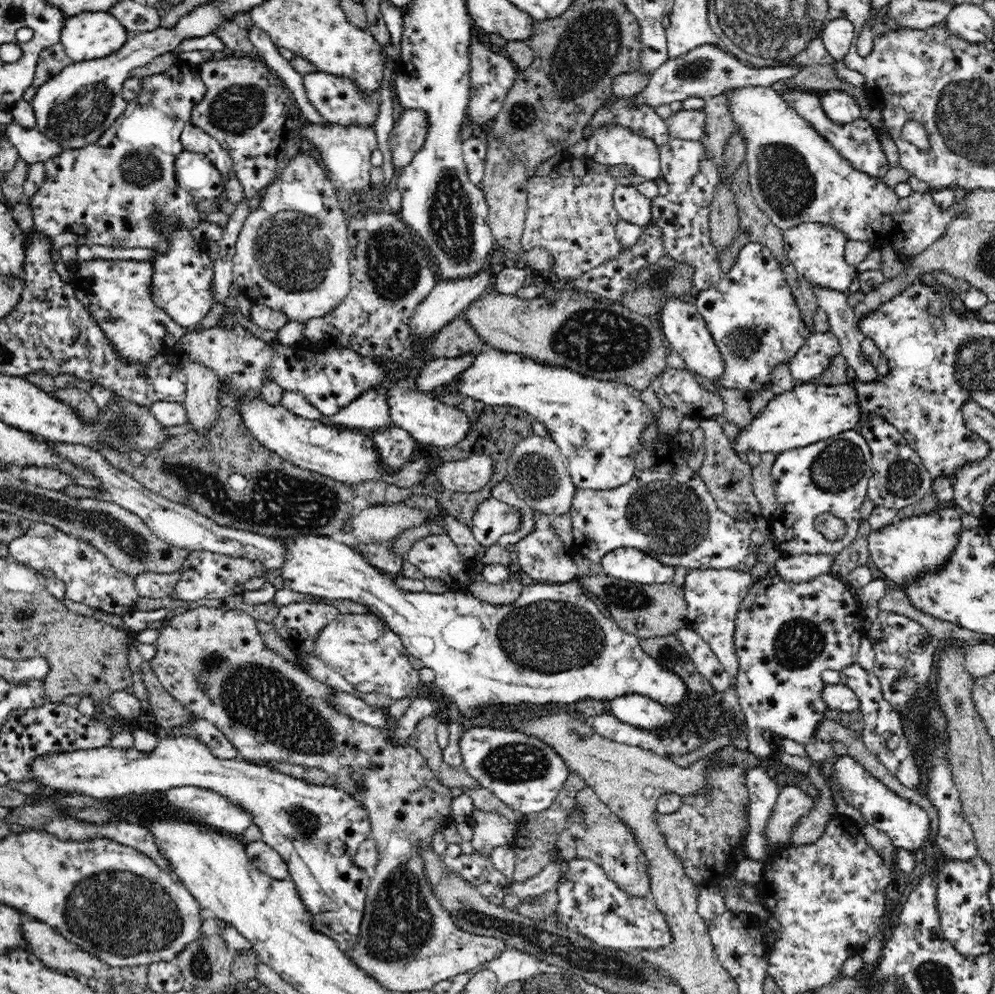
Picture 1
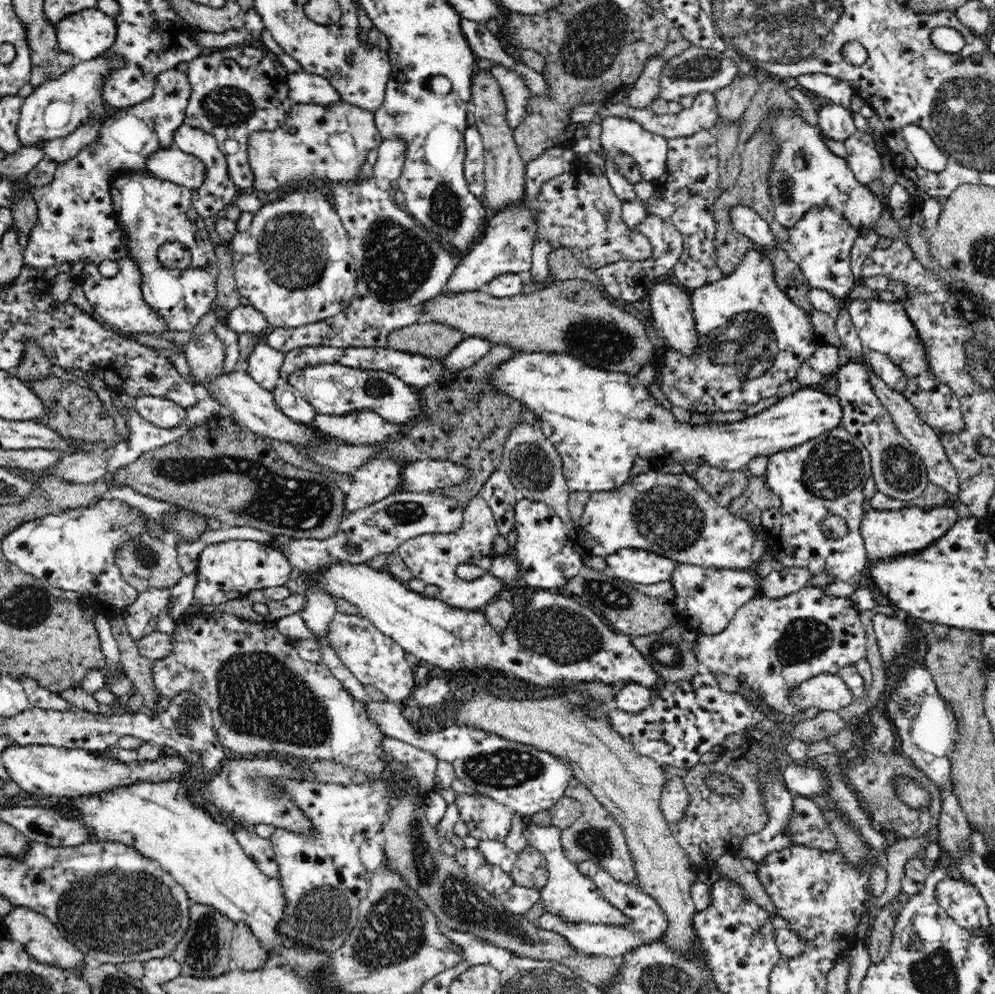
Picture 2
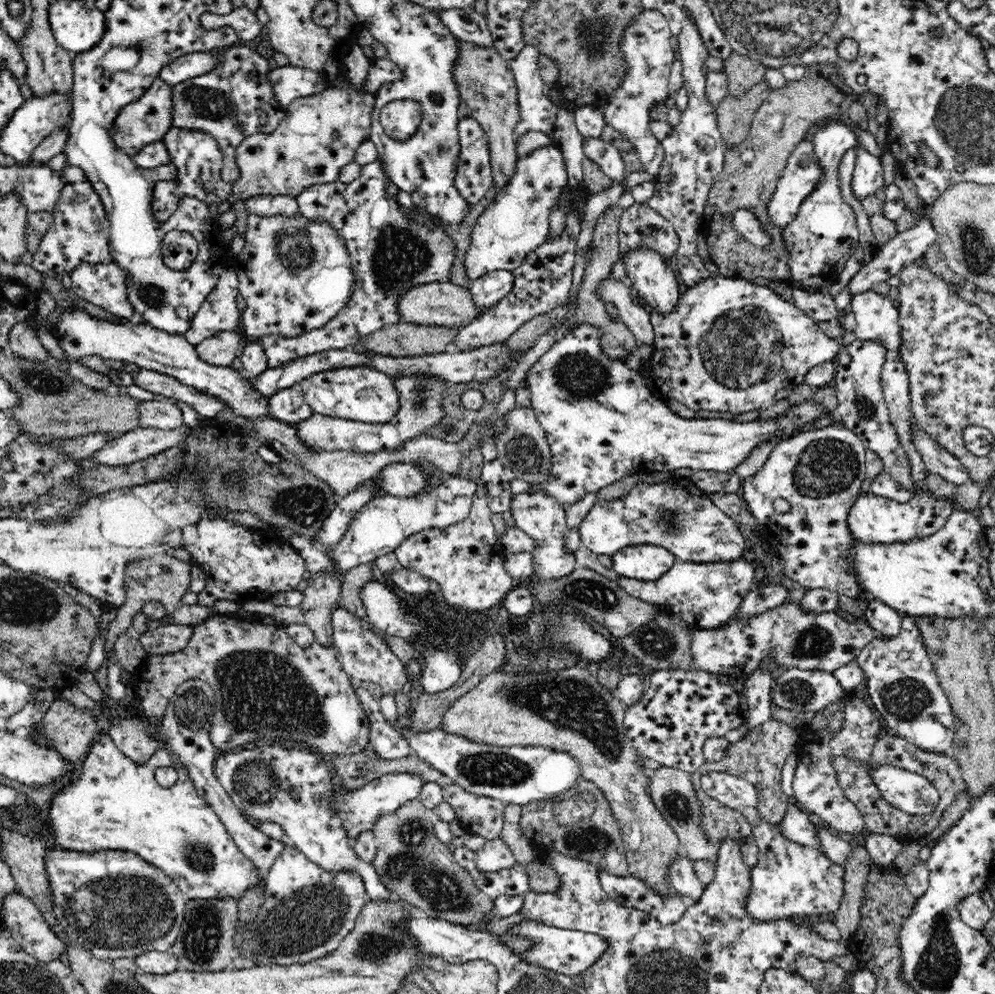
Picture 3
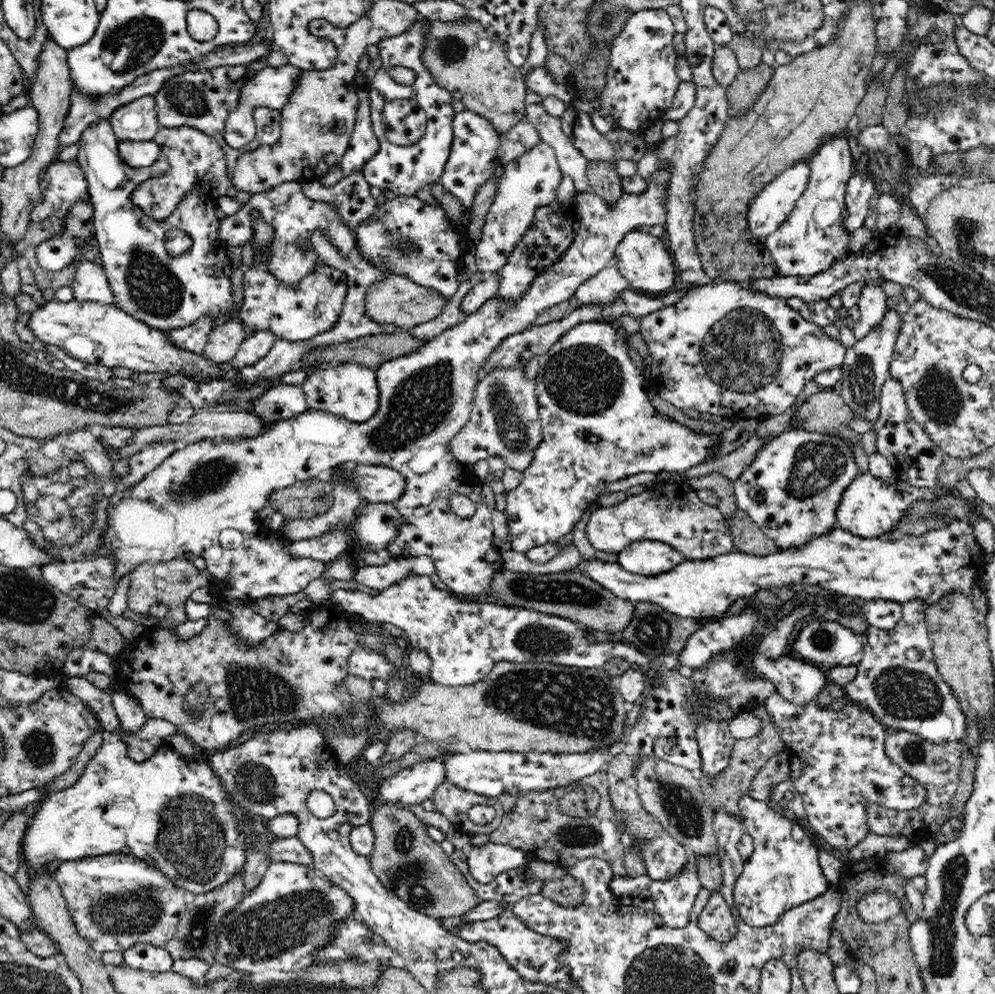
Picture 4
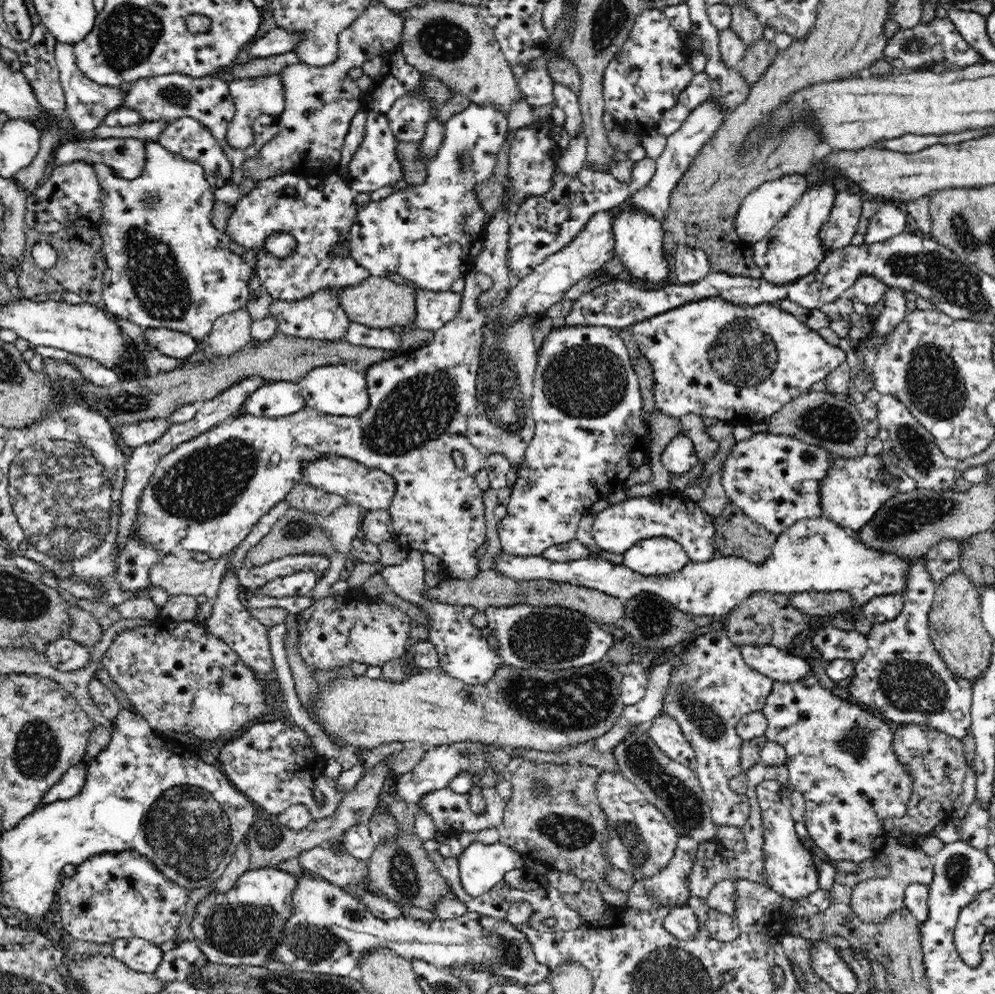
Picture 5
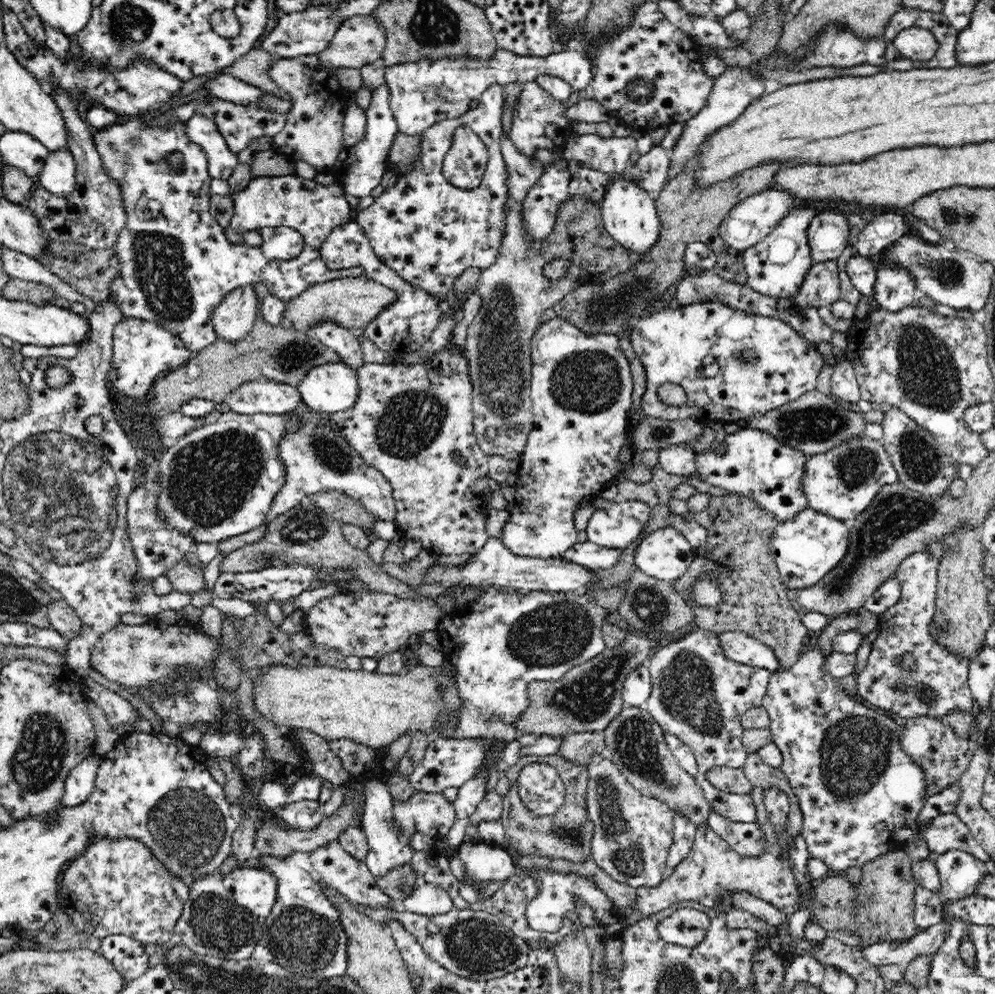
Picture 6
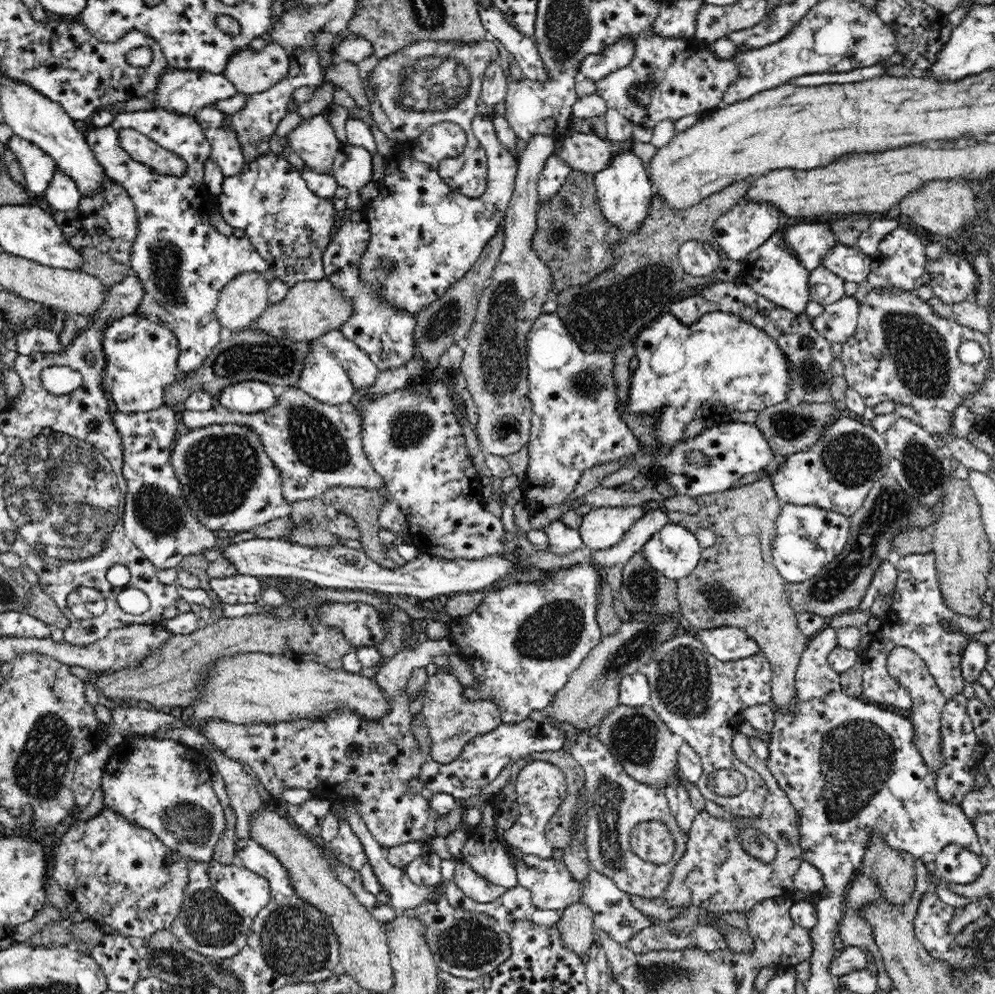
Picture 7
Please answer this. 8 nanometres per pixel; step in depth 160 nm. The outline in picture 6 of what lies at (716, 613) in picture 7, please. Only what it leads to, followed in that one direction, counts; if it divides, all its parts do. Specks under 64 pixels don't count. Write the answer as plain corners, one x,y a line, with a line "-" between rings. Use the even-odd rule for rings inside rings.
712,495
709,498
708,508
704,511
691,513
688,517
696,519
698,523
708,529
708,538
703,548
695,550
695,560
687,569
687,572
678,580
672,582
674,589
682,594
682,599
688,605
691,605
694,612
693,627
701,630
712,631
716,634
722,633
743,633
747,636
758,639
762,644
769,646
776,655
779,662
779,670
788,670
794,666
797,658
801,655
800,650
804,643
808,641
810,632
802,623
802,613
792,603
792,593
780,582
780,577
776,571
775,561
771,552
770,541
774,529
778,526
778,520
769,516
766,512
761,512
749,498
738,495
-
704,572
715,572
719,576
722,592
725,597
722,598
722,604
717,608
703,608
703,606
694,606
688,593
688,588
696,582
698,576

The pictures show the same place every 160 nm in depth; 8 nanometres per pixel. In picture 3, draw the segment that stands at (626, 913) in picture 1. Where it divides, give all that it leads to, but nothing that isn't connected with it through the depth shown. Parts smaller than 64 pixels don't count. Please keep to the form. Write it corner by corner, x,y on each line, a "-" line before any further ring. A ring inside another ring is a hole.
602,869
598,872
598,880
602,889
611,897
615,897
618,904
648,913
664,926
678,922
690,906
680,893
674,892
663,898
647,888
642,879
630,874
619,877
608,874
-
526,918
514,925
510,931
534,939
534,948
522,954
529,959
529,962
540,963
542,966
549,967
550,970
561,971
562,974
572,976
582,973
594,962
600,960
606,954
608,944
610,944
610,941
602,934
546,926
546,923
539,923

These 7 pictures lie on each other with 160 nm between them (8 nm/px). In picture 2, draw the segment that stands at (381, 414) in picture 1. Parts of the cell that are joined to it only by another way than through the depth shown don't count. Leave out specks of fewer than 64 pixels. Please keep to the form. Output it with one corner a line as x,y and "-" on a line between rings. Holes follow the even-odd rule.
360,410
350,412
344,416
316,415
311,422
322,434
330,435
334,440
345,445
376,445
390,438
394,438
400,432
400,425
386,422
379,414
372,410

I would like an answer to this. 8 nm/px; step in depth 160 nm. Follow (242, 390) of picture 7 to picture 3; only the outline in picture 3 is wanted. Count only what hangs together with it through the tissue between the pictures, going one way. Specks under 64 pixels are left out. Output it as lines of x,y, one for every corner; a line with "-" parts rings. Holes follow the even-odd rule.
299,385
278,390
269,396
269,414
286,424
298,424
310,418
313,410
306,404

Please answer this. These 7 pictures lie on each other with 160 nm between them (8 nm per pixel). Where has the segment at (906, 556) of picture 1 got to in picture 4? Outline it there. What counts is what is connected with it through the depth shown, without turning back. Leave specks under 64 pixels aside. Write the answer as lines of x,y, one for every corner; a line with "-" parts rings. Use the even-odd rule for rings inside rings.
869,470
865,473
859,472
854,482
846,488
840,505
838,505
837,526
859,537
883,538
884,535
890,534
892,530
900,526
900,522
906,518
906,514
914,502
926,498
930,504
938,502
940,491
921,489
909,485
897,477
890,477
884,482
884,480
872,476

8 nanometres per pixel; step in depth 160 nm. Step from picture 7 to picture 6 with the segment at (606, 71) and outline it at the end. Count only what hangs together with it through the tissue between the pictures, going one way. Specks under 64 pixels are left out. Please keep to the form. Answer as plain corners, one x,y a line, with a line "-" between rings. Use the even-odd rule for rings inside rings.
579,48
570,50
558,50
545,57
520,56
516,53
496,49
492,60
473,60
473,58
442,58
430,62
430,60
420,60
418,62
405,62
402,65
387,67
385,70
385,80
390,89
390,109
394,113
394,119
398,126
398,132
404,135
422,135
433,124
462,117
470,111
472,100
479,100
481,95
494,84
507,85
509,83
533,82
538,77
556,77
576,90
591,89
595,77
593,64
586,52
-
465,125
455,130
451,148
442,161
442,175
448,183
474,190
482,182
489,158
488,148

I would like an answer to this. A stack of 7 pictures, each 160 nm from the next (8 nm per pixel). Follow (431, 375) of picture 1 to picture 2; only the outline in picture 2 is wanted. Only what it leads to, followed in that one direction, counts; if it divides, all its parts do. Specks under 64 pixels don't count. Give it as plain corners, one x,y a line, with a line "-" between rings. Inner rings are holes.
464,337
446,358
442,359
446,374
453,376
458,371
470,368
493,348
494,344
482,337

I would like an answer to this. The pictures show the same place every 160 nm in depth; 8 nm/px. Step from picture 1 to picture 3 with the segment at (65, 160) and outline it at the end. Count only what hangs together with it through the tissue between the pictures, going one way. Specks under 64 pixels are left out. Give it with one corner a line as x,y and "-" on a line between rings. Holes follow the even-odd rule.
158,79
150,89
146,90
144,97
120,110
112,126
112,136
115,146
124,154
133,157
138,154
144,146
152,142
162,141
168,134
174,122
173,84
166,83
166,80
-
66,166
59,172
63,186
52,208
52,224
47,227
42,242
32,256
31,266
39,273
69,273
84,263
112,263
109,245
109,216
102,207
102,200
93,189
92,182
81,167

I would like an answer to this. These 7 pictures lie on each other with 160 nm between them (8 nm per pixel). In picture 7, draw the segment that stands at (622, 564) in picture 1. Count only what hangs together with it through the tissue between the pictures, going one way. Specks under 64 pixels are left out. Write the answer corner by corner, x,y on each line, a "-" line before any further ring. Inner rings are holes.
669,522
647,539
641,554
651,569
677,582
695,570
702,551
695,531

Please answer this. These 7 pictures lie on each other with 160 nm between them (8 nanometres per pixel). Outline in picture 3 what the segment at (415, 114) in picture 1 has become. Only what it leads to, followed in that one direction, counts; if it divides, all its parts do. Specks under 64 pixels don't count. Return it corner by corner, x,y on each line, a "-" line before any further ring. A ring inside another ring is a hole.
381,158
364,165
358,178
350,183
341,181
312,185
297,197
300,214
308,219
327,220
345,239
353,263
355,289
345,308
339,310
322,328
304,331
294,338
280,334
259,337
268,358
268,368
304,359
323,351
352,349
386,325
401,320
398,300
412,286
444,282
450,278
456,262
456,242
441,227
430,228
410,220
406,211
386,193
388,170

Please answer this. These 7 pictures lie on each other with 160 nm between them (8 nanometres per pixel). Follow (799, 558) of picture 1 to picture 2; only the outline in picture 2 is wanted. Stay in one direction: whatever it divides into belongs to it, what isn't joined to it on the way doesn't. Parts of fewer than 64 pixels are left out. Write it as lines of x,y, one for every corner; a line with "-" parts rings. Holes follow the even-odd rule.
785,567
784,571
772,571
766,578
759,581
758,595
780,599
793,594
812,580
814,575
808,569

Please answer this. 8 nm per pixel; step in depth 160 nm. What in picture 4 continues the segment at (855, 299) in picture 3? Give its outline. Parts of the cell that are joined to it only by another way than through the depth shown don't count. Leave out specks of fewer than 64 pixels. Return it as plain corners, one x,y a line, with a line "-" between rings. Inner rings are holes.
867,283
861,290
857,302
860,318
852,329
856,340
862,340
874,326
880,324
890,309
886,299
886,294
879,283

